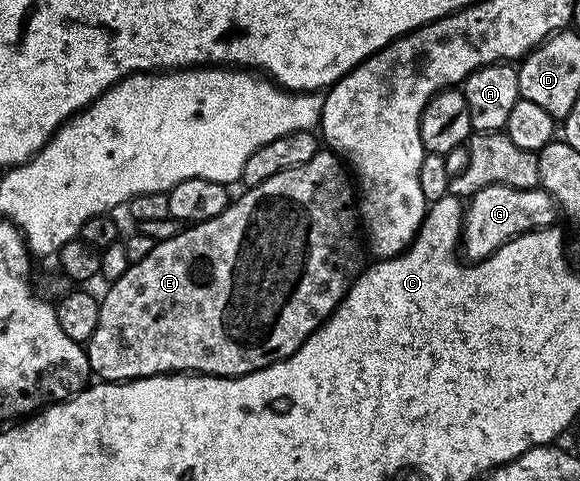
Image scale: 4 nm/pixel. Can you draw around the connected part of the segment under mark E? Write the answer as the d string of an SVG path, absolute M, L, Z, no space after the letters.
M322 148L316 156L312 156L312 160L308 160L308 164L300 164L296 168L288 168L284 172L276 172L276 176L272 176L268 180L264 180L264 184L256 184L249 187L245 192L233 199L227 210L220 216L216 216L207 222L195 222L183 228L179 234L172 236L172 240L164 240L163 242L155 242L152 252L148 252L148 256L144 256L144 260L139 262L132 262L124 276L120 276L120 280L109 283L105 288L106 295L101 295L100 298L100 324L96 324L96 332L92 332L90 341L85 343L86 355L90 361L91 371L101 381L104 382L128 382L131 378L147 378L148 376L156 376L157 374L176 374L179 372L193 372L196 374L211 374L212 376L220 376L221 378L239 378L245 374L256 372L260 368L270 366L273 362L284 360L288 356L292 356L292 352L296 352L304 344L304 340L308 335L317 330L323 322L329 318L330 313L336 309L338 303L342 301L342 297L349 290L350 285L354 279L358 277L360 271L363 269L364 261L362 262L362 250L364 254L364 246L361 241L357 242L354 237L359 237L360 234L360 215L356 209L356 190L352 185L352 178L346 175L347 167L344 165L343 159L339 155L331 152L329 149Z

